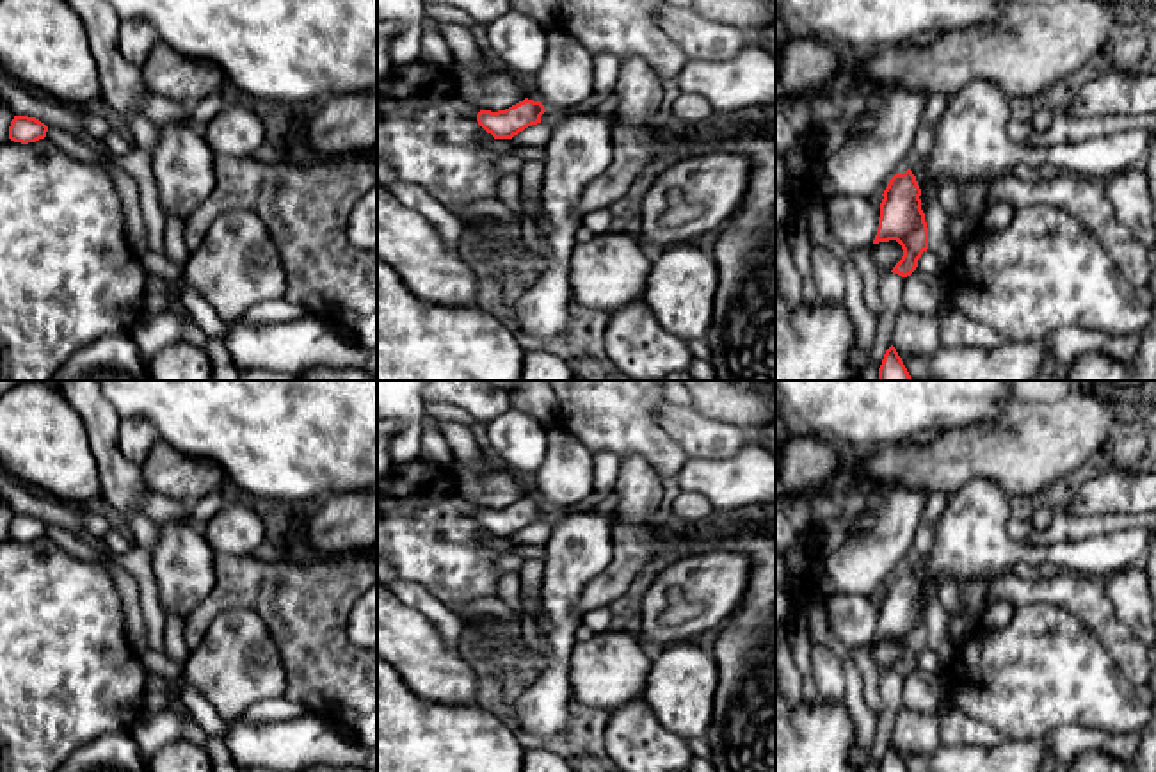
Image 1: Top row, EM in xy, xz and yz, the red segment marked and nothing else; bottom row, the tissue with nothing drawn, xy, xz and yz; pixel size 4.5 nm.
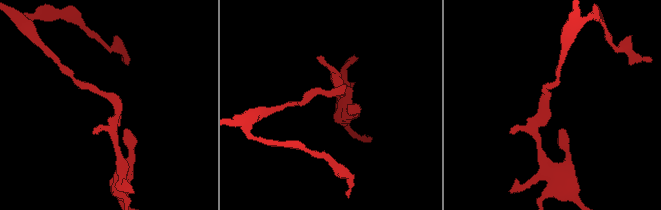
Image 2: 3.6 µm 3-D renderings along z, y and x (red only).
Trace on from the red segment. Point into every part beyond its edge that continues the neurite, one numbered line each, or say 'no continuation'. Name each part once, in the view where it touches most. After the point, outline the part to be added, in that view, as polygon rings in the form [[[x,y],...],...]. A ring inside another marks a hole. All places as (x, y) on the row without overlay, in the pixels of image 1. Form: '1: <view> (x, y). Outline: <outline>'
no continuation

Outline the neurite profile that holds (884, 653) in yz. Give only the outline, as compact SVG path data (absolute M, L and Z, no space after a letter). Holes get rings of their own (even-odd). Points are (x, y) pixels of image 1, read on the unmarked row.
M896 639L871 642L868 646L873 663L884 674L902 658L903 647Z

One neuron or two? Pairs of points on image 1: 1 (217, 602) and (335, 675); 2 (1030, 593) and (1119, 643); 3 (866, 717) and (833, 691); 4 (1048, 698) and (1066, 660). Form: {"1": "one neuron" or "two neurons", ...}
{"1": "one neuron", "2": "one neuron", "3": "two neurons", "4": "one neuron"}

